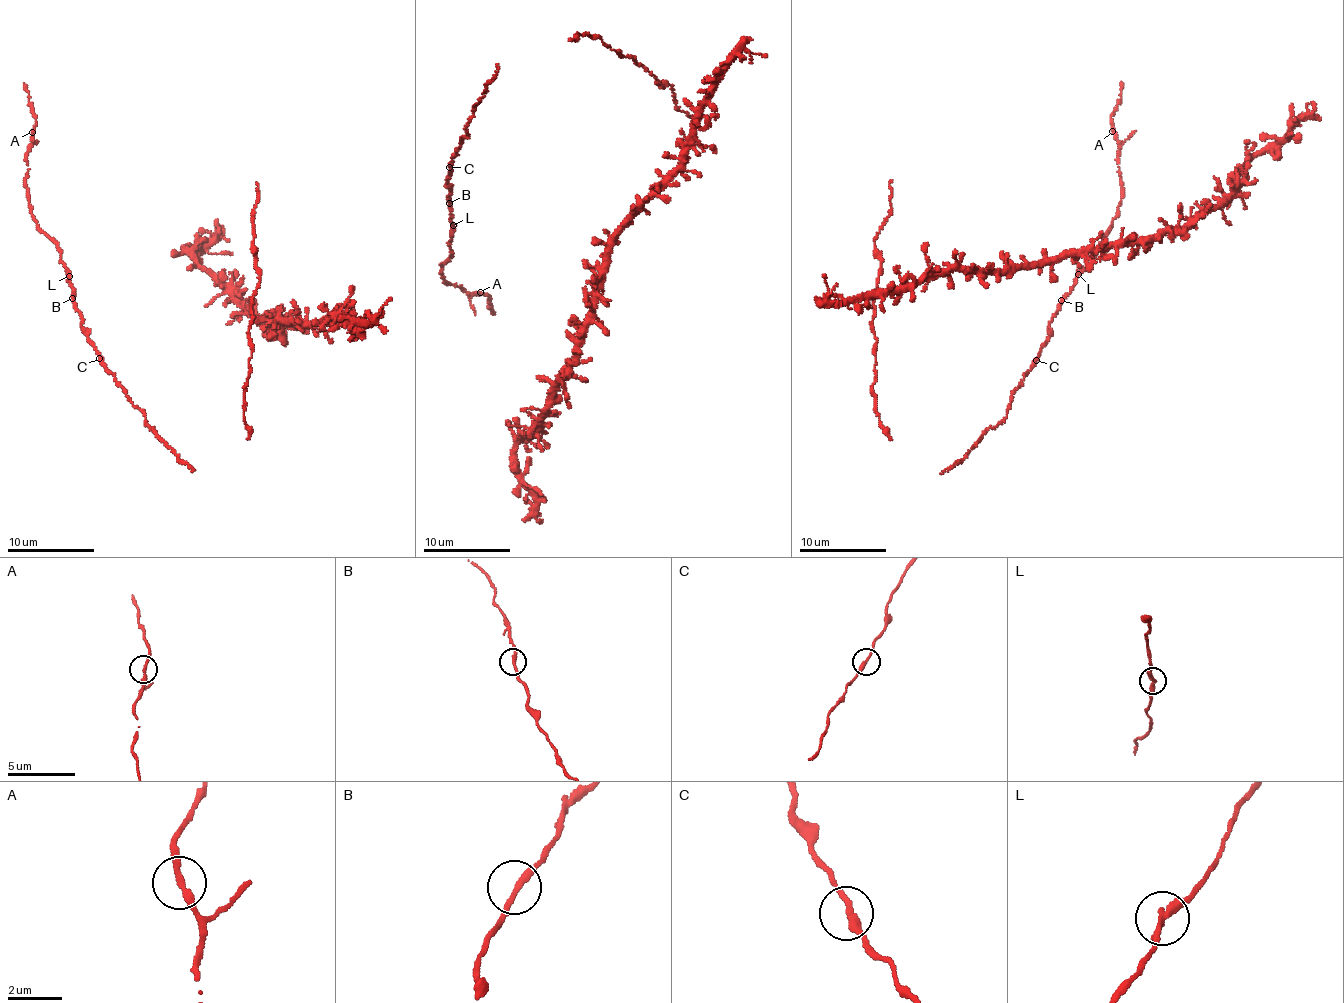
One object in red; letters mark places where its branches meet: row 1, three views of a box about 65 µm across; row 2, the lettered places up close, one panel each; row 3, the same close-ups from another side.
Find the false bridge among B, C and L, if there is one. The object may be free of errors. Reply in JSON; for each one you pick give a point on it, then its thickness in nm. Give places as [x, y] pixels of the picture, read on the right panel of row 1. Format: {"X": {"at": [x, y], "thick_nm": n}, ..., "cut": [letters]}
{"cut": []}

